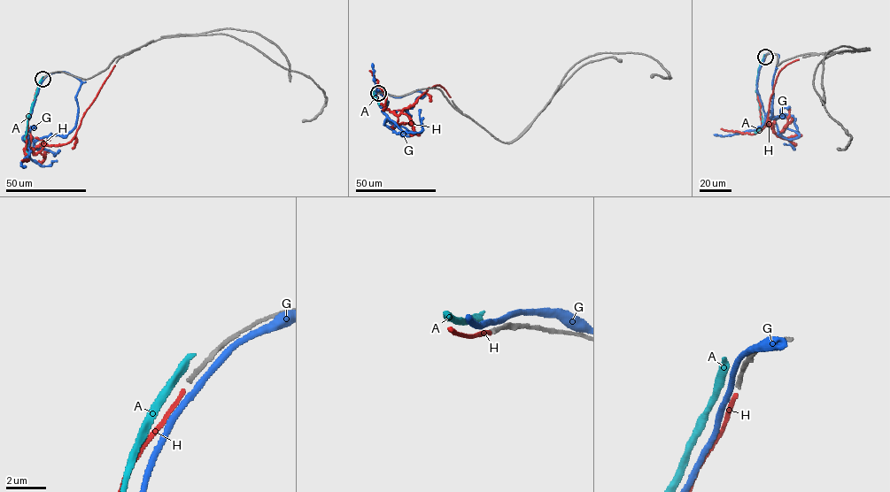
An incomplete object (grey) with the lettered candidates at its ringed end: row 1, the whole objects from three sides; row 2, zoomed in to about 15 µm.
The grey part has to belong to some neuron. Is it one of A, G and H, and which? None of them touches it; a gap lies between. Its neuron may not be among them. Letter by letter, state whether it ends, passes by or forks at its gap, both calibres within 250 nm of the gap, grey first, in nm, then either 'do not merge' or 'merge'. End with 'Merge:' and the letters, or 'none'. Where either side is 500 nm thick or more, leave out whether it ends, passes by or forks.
A: it passes by | 190/360 nm | do not merge
G: it passes by | 190/280 nm | do not merge
H: it ends | 190/200 nm | merge
Merge: H

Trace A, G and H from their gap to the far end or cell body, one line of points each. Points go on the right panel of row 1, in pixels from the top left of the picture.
A: (764, 57), (758, 69), (756, 89), (762, 126), (754, 133)
G: (764, 57), (756, 88), (765, 115), (770, 112), (780, 133), (786, 128), (799, 134), (788, 139), (778, 133)
H: (765, 57), (757, 83), (761, 126), (769, 125), (775, 132), (766, 121), (774, 85), (780, 71), (799, 59)

